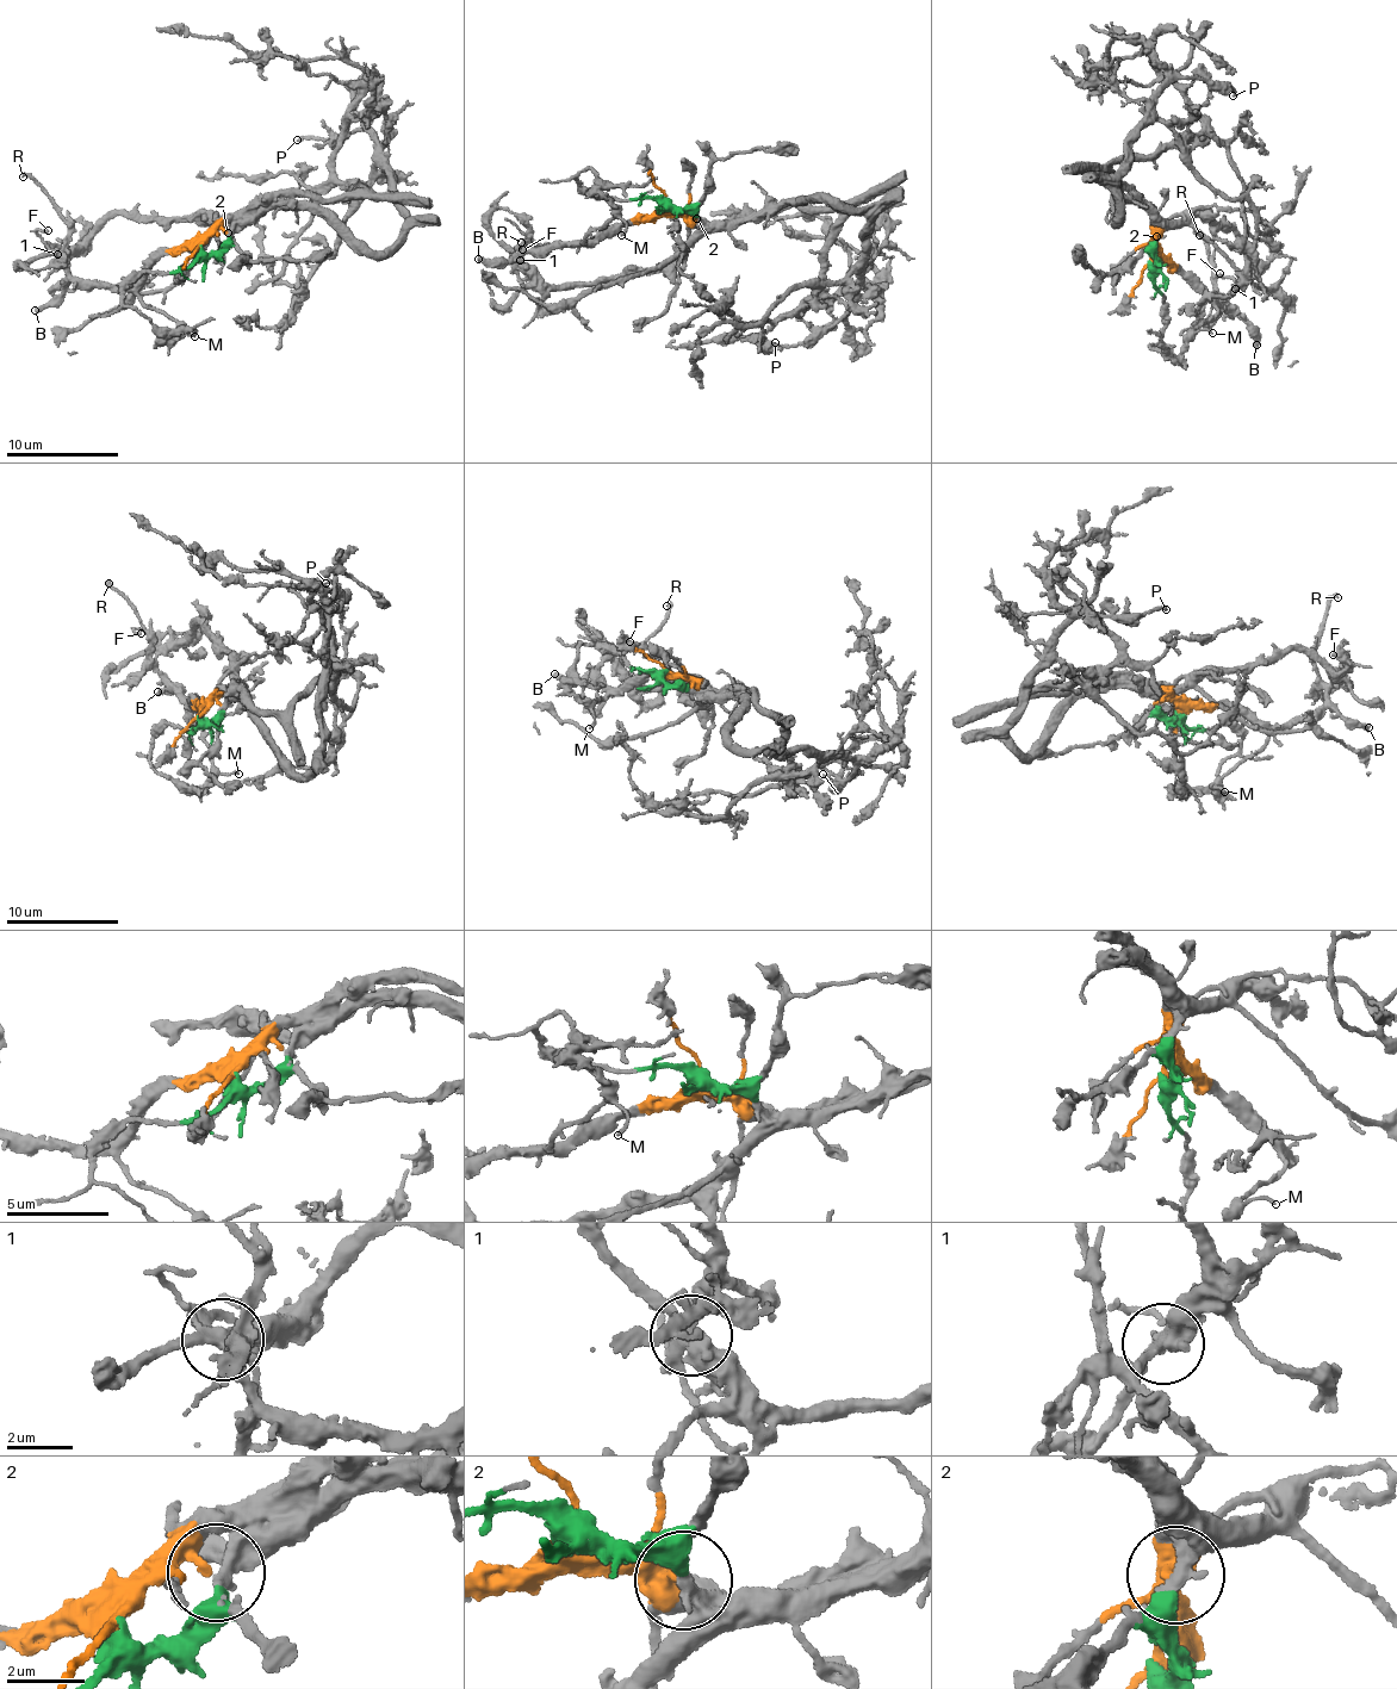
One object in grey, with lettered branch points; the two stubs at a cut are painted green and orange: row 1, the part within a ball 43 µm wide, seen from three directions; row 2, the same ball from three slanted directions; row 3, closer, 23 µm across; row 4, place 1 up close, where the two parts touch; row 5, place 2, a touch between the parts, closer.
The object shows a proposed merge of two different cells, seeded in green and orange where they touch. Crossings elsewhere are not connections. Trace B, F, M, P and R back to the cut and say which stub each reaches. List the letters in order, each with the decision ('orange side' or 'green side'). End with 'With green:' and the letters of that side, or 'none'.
B: orange side
F: orange side
M: orange side
P: green side
R: orange side
With green: P

